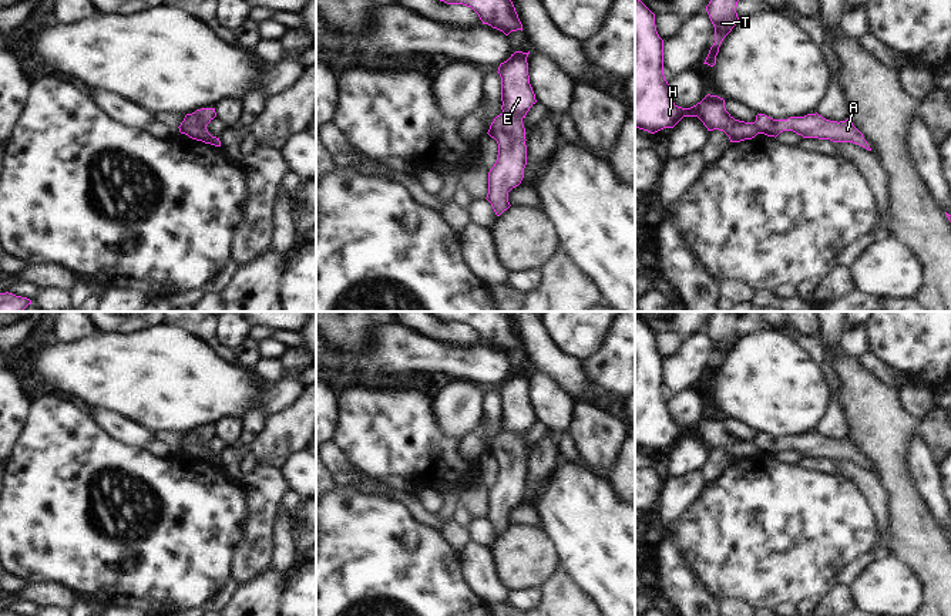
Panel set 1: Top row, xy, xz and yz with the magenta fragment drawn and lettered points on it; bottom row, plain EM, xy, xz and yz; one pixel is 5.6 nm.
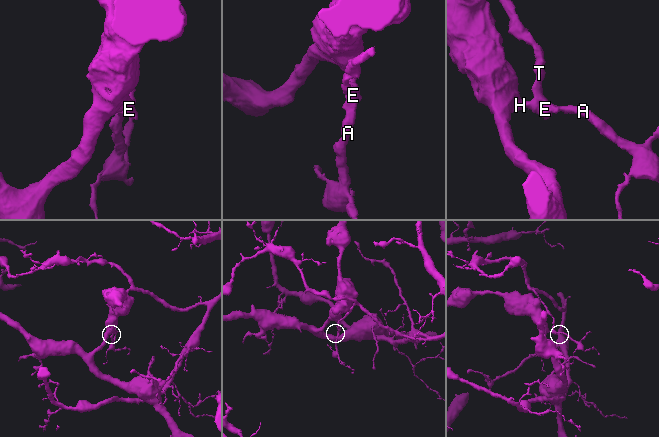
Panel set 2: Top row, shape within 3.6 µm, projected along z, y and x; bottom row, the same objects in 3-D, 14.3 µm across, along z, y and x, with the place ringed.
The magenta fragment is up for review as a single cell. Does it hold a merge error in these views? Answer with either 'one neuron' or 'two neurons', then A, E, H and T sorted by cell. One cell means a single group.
two neurons | A T / E H

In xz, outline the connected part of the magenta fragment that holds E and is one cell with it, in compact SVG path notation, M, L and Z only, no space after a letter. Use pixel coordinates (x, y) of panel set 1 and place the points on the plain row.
M515 370L498 386L497 391L501 395L501 428L505 434L528 431L537 421L535 413L530 403L527 381L528 373L530 370Z

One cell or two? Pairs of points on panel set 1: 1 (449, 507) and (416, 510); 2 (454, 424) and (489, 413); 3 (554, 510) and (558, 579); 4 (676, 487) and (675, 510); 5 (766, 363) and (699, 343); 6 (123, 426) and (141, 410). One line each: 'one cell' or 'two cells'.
1: one cell
2: two cells
3: two cells
4: one cell
5: two cells
6: two cells

